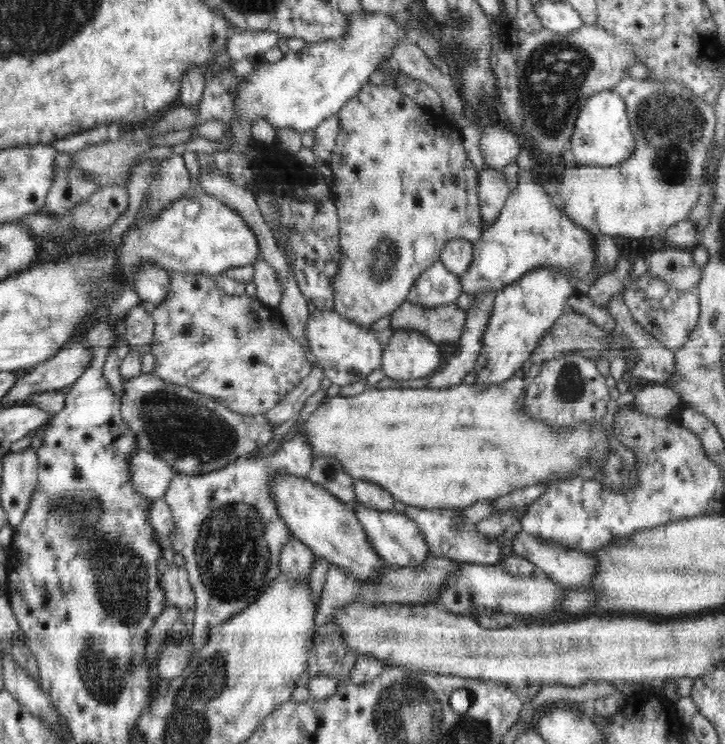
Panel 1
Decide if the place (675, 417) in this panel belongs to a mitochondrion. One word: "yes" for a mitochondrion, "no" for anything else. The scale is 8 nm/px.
no

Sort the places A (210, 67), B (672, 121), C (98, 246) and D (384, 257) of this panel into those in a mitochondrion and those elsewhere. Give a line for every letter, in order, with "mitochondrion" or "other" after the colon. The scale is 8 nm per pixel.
A: other
B: mitochondrion
C: other
D: mitochondrion

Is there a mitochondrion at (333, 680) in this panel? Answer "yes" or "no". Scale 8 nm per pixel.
no

